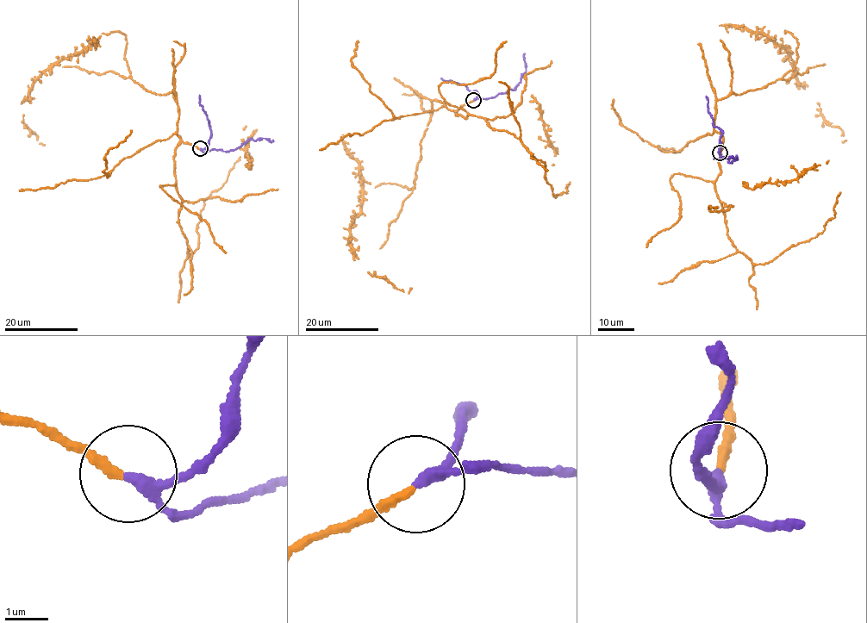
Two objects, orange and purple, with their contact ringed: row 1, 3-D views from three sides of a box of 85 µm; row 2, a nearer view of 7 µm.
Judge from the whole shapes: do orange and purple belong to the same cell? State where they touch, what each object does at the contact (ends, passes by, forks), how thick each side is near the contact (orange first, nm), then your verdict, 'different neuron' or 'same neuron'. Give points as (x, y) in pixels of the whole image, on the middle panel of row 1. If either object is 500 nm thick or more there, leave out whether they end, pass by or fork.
at (473, 100); orange ends there; purple passes by; 200 nm thick on the orange side, 200 nm on the other; same neuron

